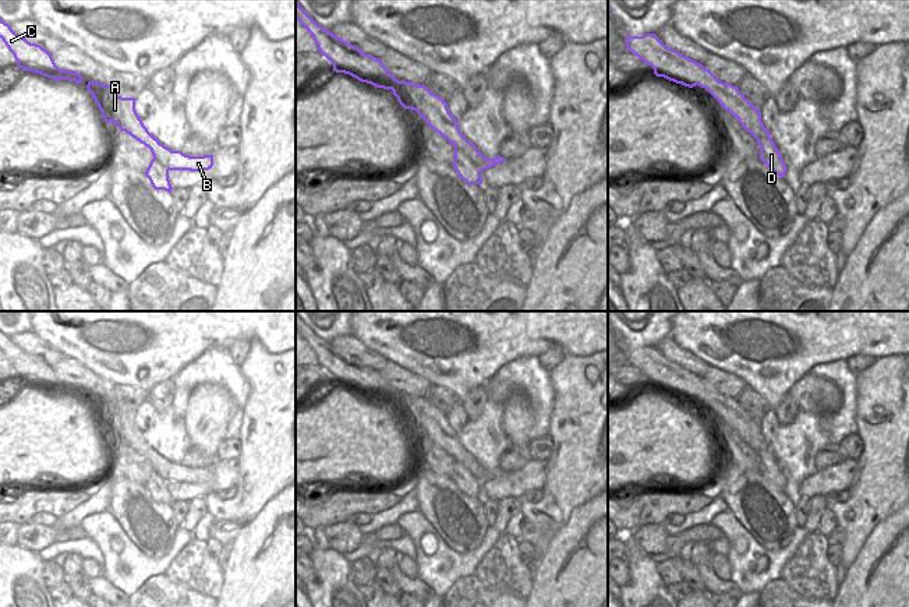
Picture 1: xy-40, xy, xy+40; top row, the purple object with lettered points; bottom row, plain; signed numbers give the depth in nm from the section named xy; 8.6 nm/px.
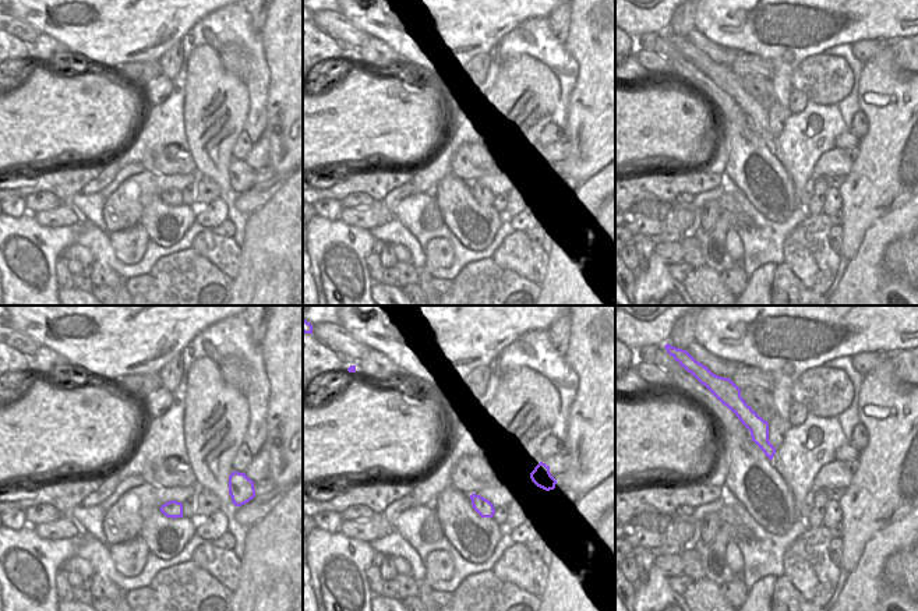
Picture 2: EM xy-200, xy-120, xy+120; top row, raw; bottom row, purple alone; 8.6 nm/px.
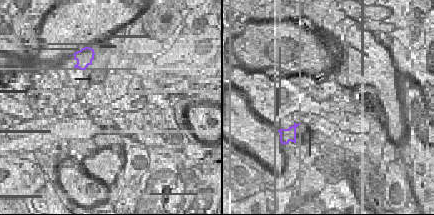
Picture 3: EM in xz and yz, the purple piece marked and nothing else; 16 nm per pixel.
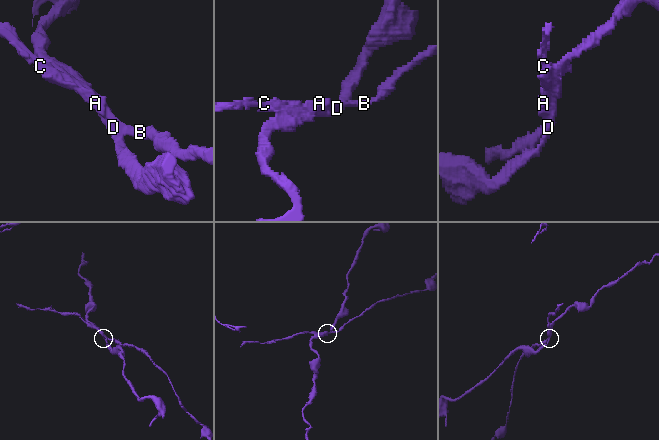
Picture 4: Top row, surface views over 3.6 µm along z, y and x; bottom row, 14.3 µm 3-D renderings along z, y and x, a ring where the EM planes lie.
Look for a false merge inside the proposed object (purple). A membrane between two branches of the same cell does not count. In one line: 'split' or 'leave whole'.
split

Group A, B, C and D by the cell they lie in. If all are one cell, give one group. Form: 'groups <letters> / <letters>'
groups A B C / D

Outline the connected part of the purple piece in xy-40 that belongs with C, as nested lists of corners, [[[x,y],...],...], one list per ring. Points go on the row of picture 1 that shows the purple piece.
[[[1,20],[0,38],[14,54],[20,68],[38,73],[56,81],[68,80],[82,84],[82,77],[77,71],[60,70],[46,49],[40,45],[28,42]]]

